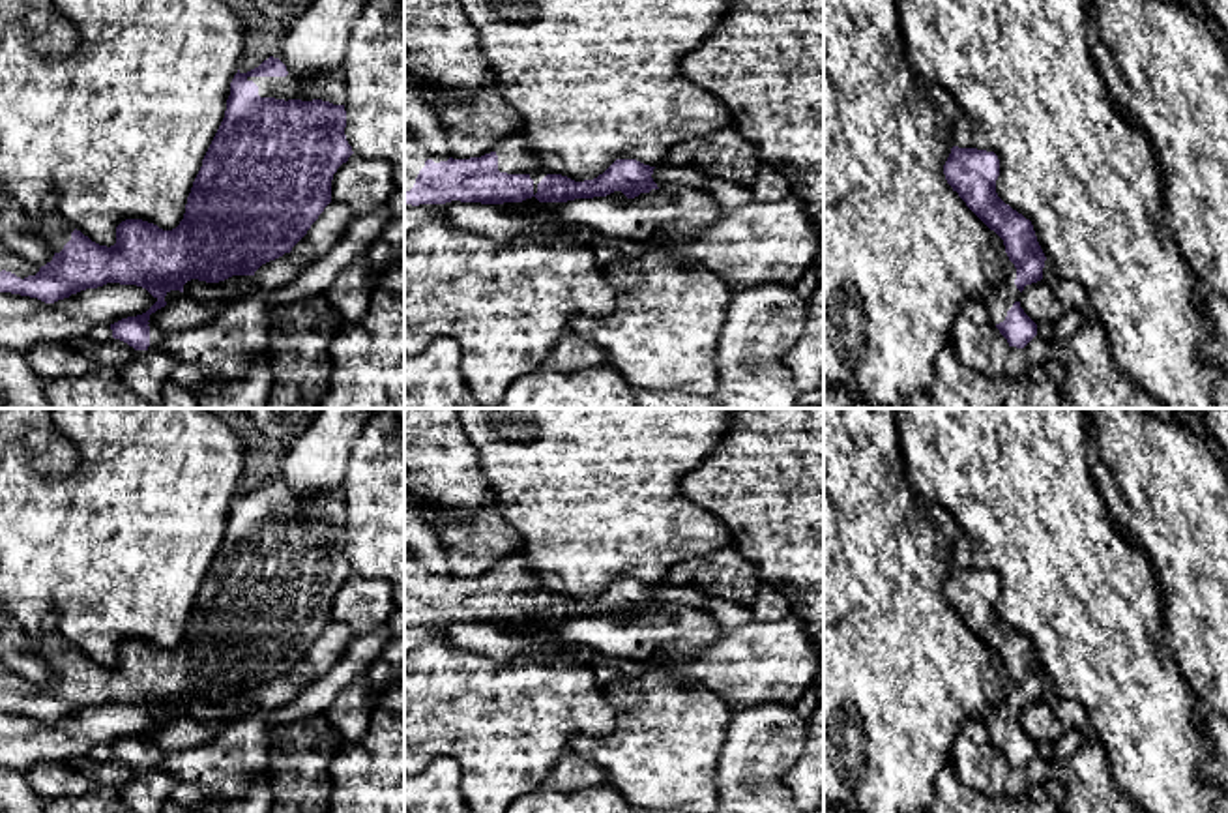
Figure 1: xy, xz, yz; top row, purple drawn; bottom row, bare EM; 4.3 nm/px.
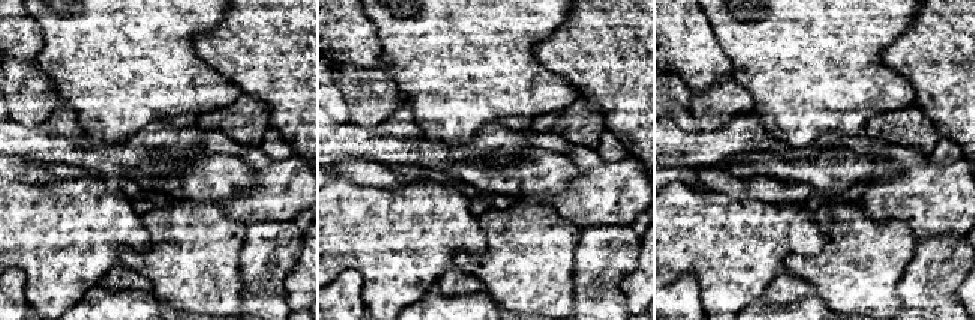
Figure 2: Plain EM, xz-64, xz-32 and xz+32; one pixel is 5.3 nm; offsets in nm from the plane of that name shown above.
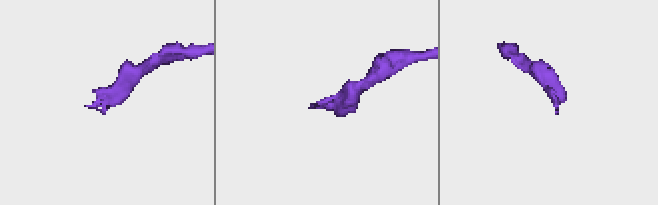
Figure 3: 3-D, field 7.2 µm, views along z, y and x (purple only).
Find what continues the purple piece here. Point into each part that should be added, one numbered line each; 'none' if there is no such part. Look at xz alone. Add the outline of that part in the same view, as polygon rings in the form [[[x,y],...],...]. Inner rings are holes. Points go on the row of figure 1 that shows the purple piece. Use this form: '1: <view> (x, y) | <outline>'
1: xz (515, 156) | [[[522,135],[505,137],[492,152],[498,155],[500,172],[528,174],[534,180],[534,195],[537,193],[537,184],[547,172]]]

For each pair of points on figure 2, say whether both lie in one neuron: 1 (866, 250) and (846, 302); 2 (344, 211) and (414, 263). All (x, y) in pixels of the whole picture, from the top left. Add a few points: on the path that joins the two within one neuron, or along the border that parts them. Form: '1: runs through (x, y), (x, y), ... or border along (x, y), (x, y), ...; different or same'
1: runs through (863, 263), (848, 289); same
2: runs through (362, 227), (386, 235), (396, 245); same

